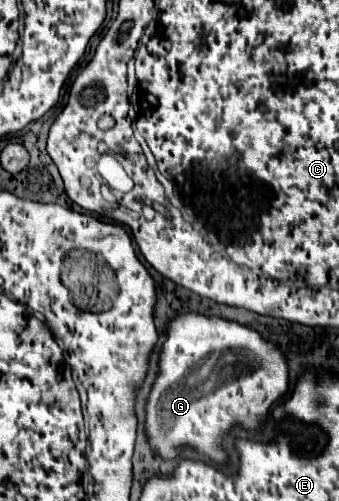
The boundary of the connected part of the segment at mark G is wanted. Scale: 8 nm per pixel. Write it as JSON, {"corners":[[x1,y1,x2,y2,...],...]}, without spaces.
{"corners":[[200,313,176,317,168,327,158,365,160,373,146,405,146,434,164,459,176,459,184,445,192,445,218,463,226,461,222,437,228,429,234,423,240,423,250,431,258,431,268,409,288,391,288,367,284,355,256,331,220,317,206,317]]}

